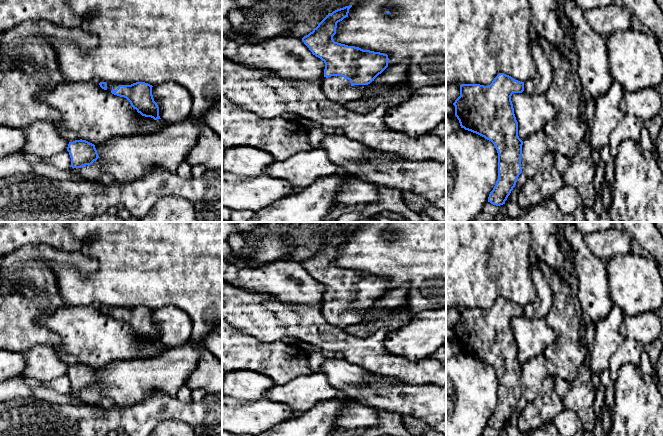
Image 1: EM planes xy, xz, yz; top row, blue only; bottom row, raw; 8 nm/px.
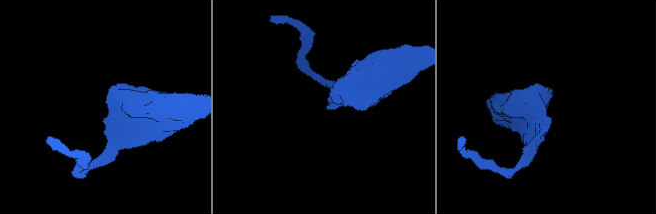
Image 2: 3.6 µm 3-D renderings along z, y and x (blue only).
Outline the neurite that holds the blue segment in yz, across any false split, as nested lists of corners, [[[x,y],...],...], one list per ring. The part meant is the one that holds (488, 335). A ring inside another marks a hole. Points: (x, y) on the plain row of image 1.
[[[531,254],[531,276],[536,290],[534,302],[525,306],[499,297],[488,310],[460,309],[460,320],[455,324],[455,340],[461,352],[491,365],[498,377],[498,403],[488,426],[500,430],[522,397],[523,365],[518,360],[518,346],[511,325],[513,317],[546,318],[552,304],[552,290],[543,273],[534,265],[538,260]]]

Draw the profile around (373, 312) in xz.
[[[372,305],[368,309],[360,309],[363,312],[364,318],[378,318],[382,316],[385,312],[387,312],[384,308],[377,308]]]

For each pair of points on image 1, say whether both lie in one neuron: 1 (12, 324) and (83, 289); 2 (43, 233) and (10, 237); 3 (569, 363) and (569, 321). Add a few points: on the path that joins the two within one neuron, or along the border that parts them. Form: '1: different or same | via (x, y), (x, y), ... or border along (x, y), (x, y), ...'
1: different | border along (56, 276), (61, 299), (66, 304)
2: same | via (35, 233), (18, 235)
3: same | via (569, 353), (569, 331)

